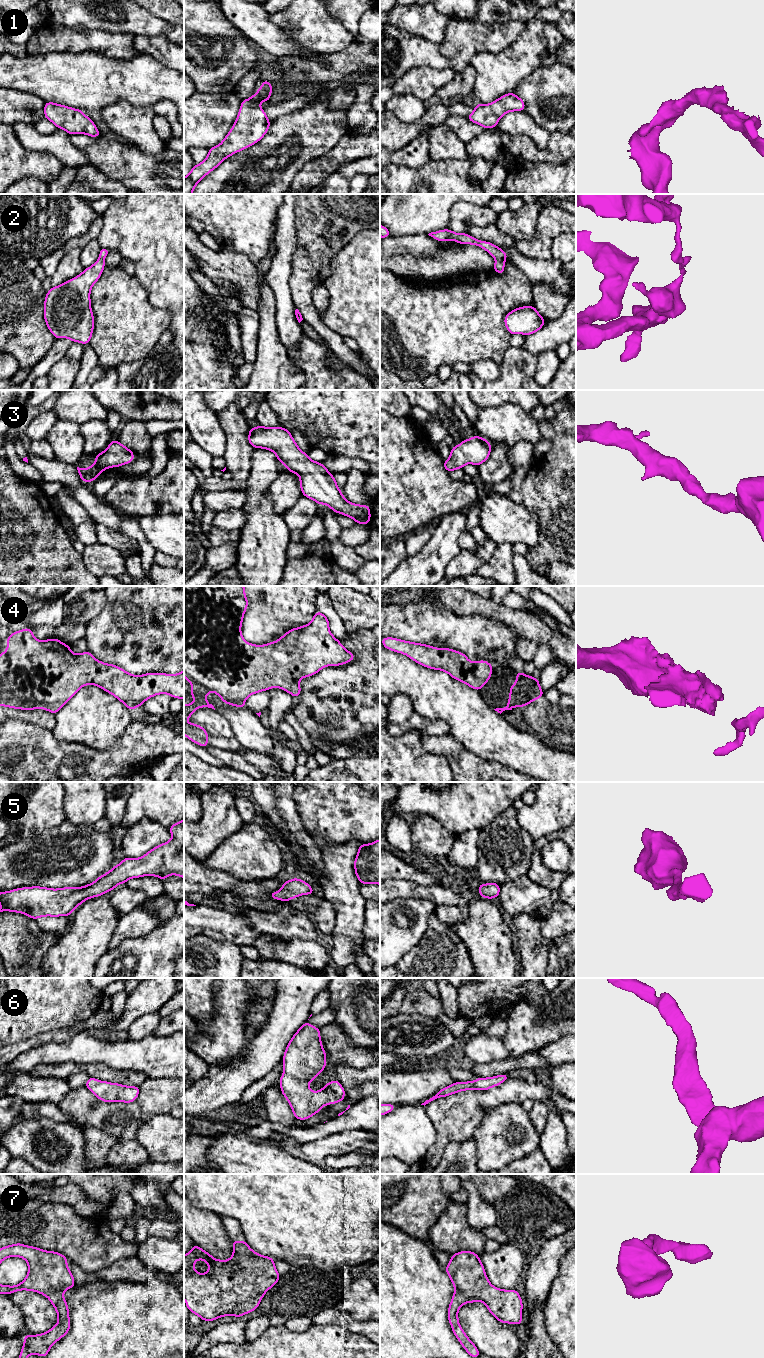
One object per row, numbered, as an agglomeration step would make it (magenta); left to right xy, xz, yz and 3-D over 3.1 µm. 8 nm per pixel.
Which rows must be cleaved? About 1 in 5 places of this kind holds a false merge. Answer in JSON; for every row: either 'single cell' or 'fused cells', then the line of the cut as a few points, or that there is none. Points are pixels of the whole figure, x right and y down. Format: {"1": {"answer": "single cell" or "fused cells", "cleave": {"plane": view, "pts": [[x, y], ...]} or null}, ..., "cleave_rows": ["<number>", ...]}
{"1": {"answer": "single cell", "cleave": null}, "2": {"answer": "fused cells", "cleave": {"plane": "yz", "pts": [[496, 258], [504, 260]]}}, "3": {"answer": "single cell", "cleave": null}, "4": {"answer": "single cell", "cleave": null}, "5": {"answer": "single cell", "cleave": null}, "6": {"answer": "single cell", "cleave": null}, "7": {"answer": "single cell", "cleave": null}, "cleave_rows": ["2"]}

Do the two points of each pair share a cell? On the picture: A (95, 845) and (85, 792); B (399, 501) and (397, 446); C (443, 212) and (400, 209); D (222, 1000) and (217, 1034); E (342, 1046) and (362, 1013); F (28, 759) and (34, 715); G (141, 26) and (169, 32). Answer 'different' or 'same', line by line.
A: different
B: same
C: same
D: same
E: different
F: different
G: same

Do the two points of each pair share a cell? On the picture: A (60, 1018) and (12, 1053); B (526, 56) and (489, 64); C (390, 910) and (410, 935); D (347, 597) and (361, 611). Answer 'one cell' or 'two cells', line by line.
A: two cells
B: one cell
C: one cell
D: one cell

